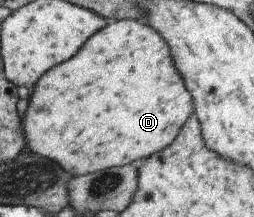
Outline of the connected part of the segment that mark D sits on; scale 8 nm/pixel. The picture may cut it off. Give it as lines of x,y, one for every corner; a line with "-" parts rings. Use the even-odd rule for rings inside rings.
123,19
119,22
113,22
111,26
103,28
99,34
95,34
95,38
91,38
91,42
87,42
87,46
83,46
83,50
71,60
71,62
63,62
63,66
55,66
55,70
51,70
51,74
45,74
43,80
39,82
39,86
35,88
35,94
33,94
33,100
31,100
31,106
25,110
23,115
22,125
25,126
25,132
27,132
27,149
29,149
33,154
37,156
42,156
43,158
48,158
57,162
63,170
67,170
67,174
75,172
74,177
83,176
86,174
91,174
91,172
109,170
111,166
119,164
133,164
133,162
141,160
146,160
154,154
161,153
170,144
173,144
178,138
179,133
182,132
183,126
187,124
191,116
195,113
195,103
194,98
191,96
191,92
187,90
185,86
185,80
181,76
181,72
177,70
177,64
175,64
175,58
173,58
173,52
171,52
171,46
167,44
167,40
163,38
162,34
159,34
155,27
147,26
147,23
143,21
138,21
135,19
-
71,92
89,92
89,102
87,102
87,112
71,112
73,106
77,104
73,94

